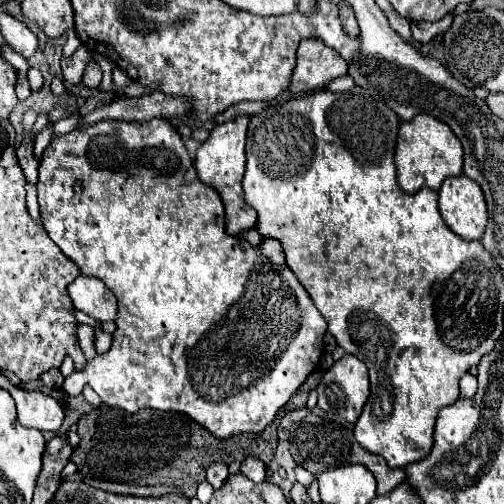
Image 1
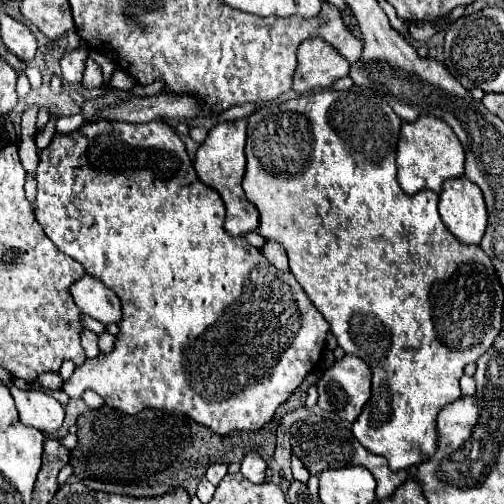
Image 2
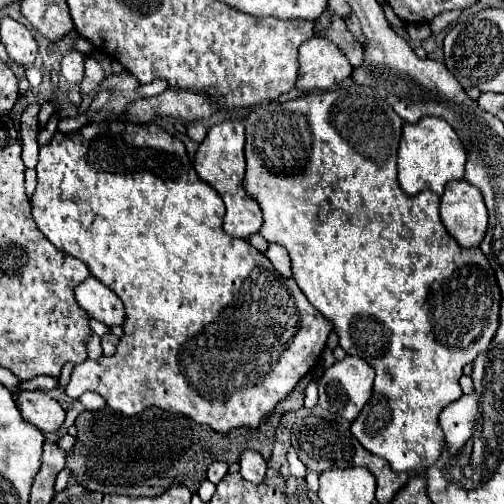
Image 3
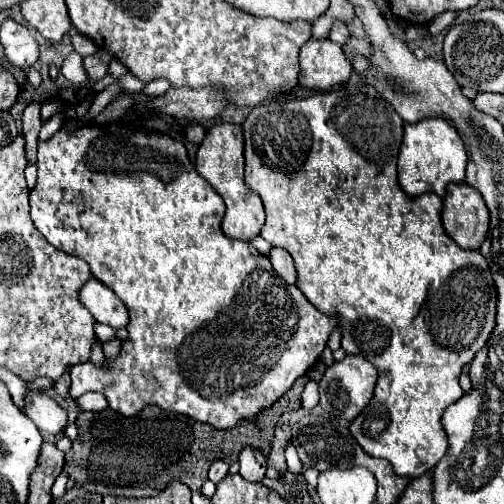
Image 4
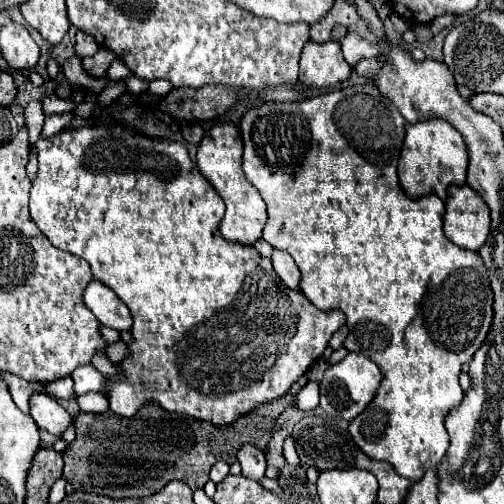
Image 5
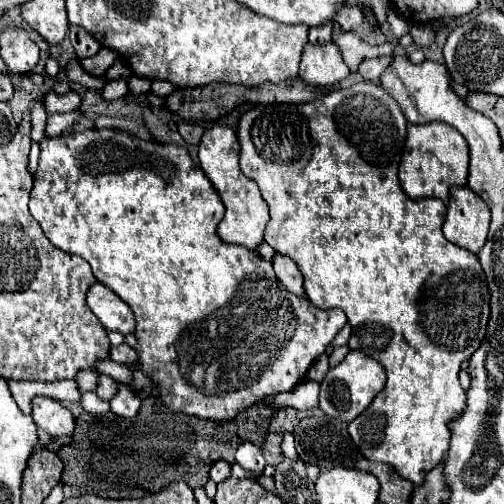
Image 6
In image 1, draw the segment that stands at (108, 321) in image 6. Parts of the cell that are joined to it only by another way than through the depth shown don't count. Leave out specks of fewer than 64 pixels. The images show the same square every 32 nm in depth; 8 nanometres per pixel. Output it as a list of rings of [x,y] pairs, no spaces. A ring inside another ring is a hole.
[[[84,274],[76,276],[76,280],[68,284],[68,296],[78,310],[98,322],[116,318],[116,298],[112,296],[112,292],[108,292],[100,278]]]

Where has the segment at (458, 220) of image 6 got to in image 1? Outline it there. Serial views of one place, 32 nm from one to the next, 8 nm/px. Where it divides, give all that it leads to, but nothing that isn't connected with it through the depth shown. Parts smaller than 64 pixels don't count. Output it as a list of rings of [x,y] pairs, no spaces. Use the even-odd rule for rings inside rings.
[[[448,176],[438,190],[440,214],[448,228],[464,240],[480,240],[488,222],[480,186],[468,176]]]

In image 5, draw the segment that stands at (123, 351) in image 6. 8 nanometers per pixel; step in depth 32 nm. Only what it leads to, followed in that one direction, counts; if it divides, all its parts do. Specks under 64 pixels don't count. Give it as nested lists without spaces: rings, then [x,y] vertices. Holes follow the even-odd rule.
[[[114,342],[114,344],[108,344],[106,346],[106,356],[112,360],[112,362],[120,362],[126,354],[128,354],[128,346],[124,342]]]

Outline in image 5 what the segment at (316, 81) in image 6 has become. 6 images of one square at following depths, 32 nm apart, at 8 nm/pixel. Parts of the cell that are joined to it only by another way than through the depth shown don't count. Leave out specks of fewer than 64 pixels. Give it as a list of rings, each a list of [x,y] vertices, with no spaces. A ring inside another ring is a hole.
[[[328,40],[328,42],[306,42],[304,48],[302,48],[302,54],[300,54],[300,82],[304,86],[310,86],[310,88],[330,88],[330,86],[336,86],[344,80],[348,80],[352,72],[352,66],[344,60],[342,56],[342,50],[340,50],[340,44],[334,42],[334,40]]]

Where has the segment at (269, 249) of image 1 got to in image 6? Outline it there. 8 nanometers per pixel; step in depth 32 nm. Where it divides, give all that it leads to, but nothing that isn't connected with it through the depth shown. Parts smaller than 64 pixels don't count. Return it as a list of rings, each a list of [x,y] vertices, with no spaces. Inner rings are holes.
[[[276,252],[272,258],[274,264],[274,272],[278,276],[278,280],[296,296],[306,296],[304,288],[302,288],[302,274],[298,270],[298,266],[292,262],[292,258],[288,258],[286,254]]]

